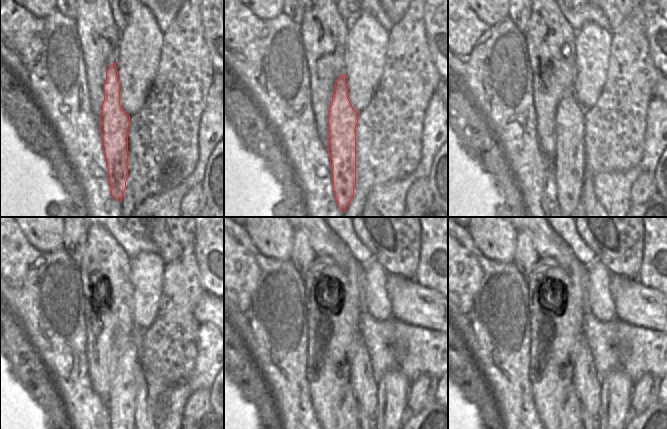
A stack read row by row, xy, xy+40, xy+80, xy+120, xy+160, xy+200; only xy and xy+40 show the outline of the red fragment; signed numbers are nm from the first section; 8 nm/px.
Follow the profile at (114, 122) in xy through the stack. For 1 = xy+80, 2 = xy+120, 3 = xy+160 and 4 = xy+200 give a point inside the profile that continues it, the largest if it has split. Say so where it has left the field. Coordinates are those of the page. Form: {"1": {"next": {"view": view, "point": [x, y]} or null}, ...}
{"1": {"next": {"view": "xy+80", "point": [569, 170]}}, "2": {"next": {"view": "xy+120", "point": [121, 402]}}, "3": {"next": {"view": "xy+160", "point": [347, 417]}}, "4": {"next": {"view": "xy+200", "point": [573, 408]}}}

